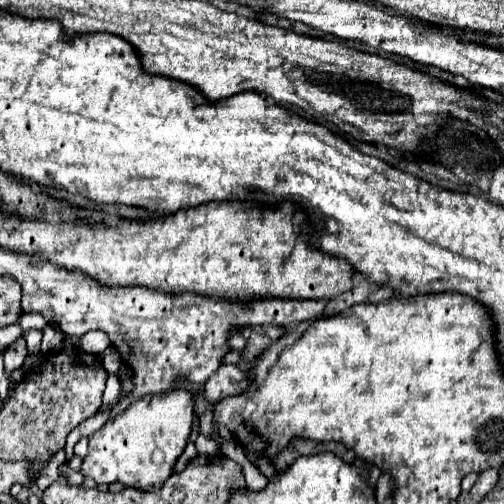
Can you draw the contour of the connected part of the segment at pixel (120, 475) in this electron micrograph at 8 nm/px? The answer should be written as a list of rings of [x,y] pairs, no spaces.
[[[176,388],[176,390],[168,392],[168,396],[146,396],[144,400],[138,400],[136,404],[132,404],[132,408],[128,408],[128,412],[124,412],[124,416],[118,416],[116,420],[106,422],[100,430],[96,430],[90,436],[88,454],[82,460],[80,472],[84,474],[84,478],[94,480],[96,484],[122,482],[124,486],[132,486],[132,488],[140,488],[140,490],[160,486],[174,472],[176,460],[180,458],[180,454],[184,452],[184,448],[188,444],[194,418],[196,418],[194,416],[194,396],[186,388]]]

